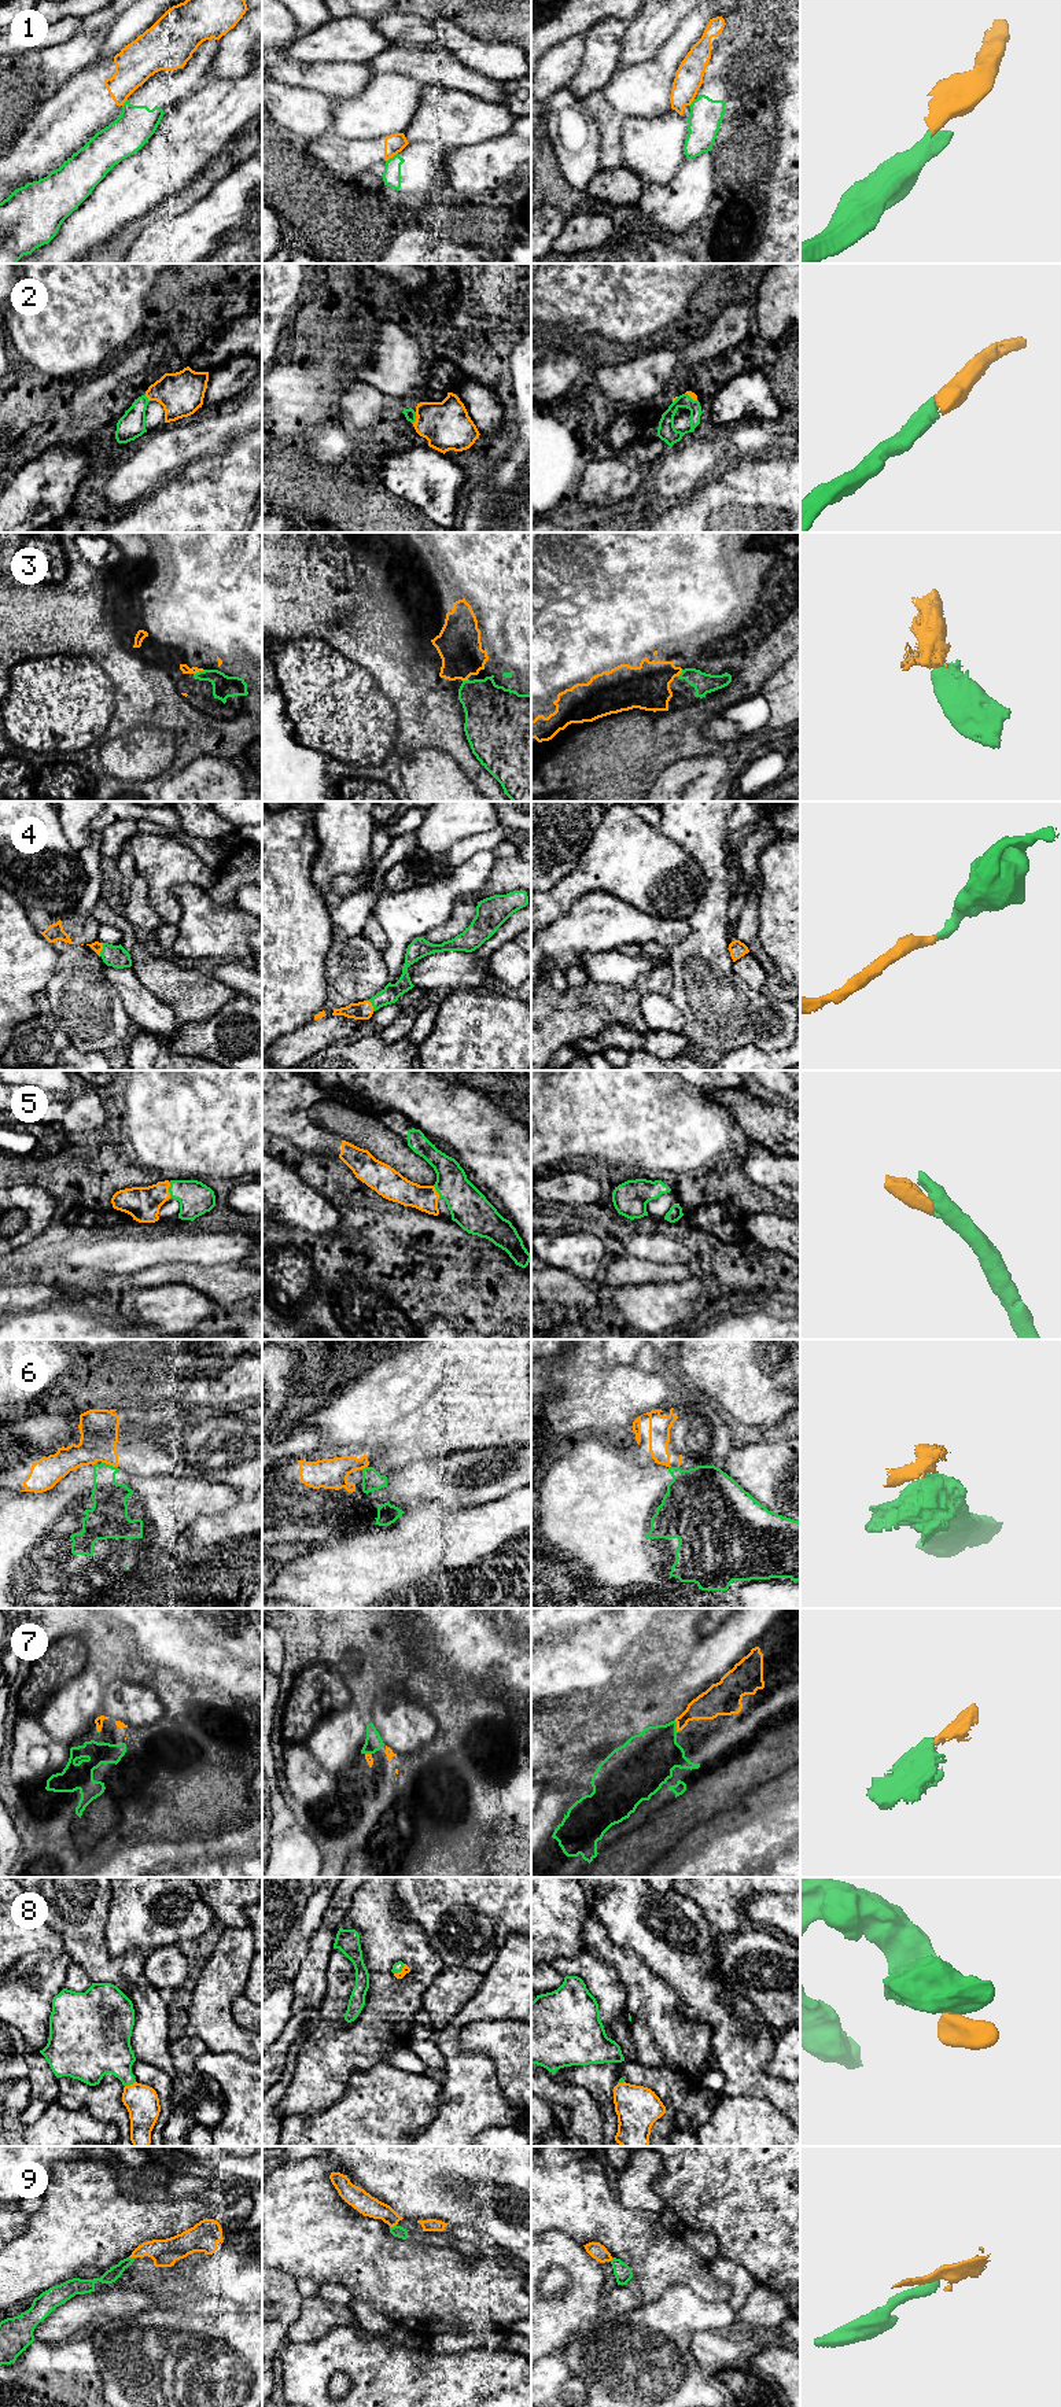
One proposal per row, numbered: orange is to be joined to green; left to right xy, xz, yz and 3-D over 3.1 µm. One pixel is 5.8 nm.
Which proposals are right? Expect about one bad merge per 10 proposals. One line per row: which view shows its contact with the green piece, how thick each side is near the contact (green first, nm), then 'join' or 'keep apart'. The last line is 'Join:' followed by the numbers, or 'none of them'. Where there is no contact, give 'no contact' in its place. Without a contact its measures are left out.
1: meets green in xz; 110 nm thick on the green side, 110 nm on the other; keep apart
2: meets green in xz; 70 nm thick on the green side, 280 nm on the other; join
3: meets green in xy; 140 nm thick on the green side, 50 nm on the other; join
4: meets green in xy; 130 nm thick on the green side, 60 nm on the other; join
5: meets green in xy; 200 nm thick on the green side, 200 nm on the other; join
6: meets green in xy; 200 nm thick on the green side, 220 nm on the other; keep apart
7: meets green in yz; 320 nm thick on the green side, 160 nm on the other; join
8: meets green in xy; 280 nm thick on the green side, 200 nm on the other; join
9: meets green in xy; 80 nm thick on the green side, 160 nm on the other; join
Join: 2, 3, 4, 5, 7, 8, 9

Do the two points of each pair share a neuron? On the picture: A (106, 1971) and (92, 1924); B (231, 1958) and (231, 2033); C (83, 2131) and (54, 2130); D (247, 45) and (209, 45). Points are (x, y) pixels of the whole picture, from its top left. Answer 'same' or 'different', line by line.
A: same
B: same
C: same
D: different

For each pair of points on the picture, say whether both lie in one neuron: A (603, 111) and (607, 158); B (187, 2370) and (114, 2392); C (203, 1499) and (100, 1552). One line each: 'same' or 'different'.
A: same
B: same
C: same

